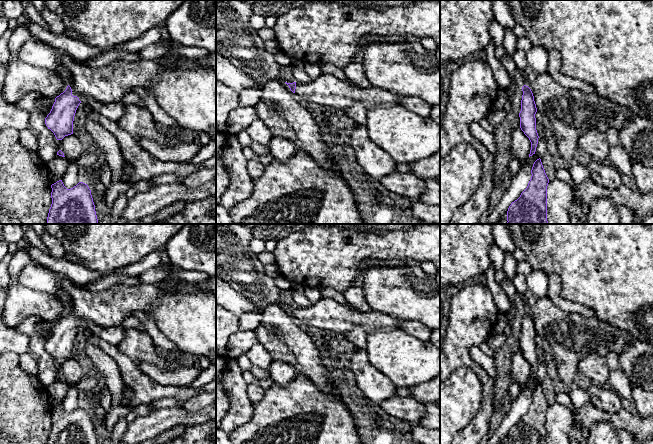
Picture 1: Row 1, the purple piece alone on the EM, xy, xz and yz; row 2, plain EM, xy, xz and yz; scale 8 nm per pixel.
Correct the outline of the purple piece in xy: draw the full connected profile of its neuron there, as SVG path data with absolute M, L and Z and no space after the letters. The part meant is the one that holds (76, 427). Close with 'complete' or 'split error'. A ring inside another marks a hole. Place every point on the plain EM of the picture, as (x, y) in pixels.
M62 404L51 409L52 428L47 444L98 444L88 409L79 406L67 413Z; complete

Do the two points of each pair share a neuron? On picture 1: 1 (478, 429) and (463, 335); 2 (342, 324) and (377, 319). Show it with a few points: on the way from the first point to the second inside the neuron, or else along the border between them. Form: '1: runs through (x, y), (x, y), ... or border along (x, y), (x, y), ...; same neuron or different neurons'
1: runs through (487, 406), (487, 381), (466, 358); same neuron
2: runs through (351, 319), (368, 319); same neuron

